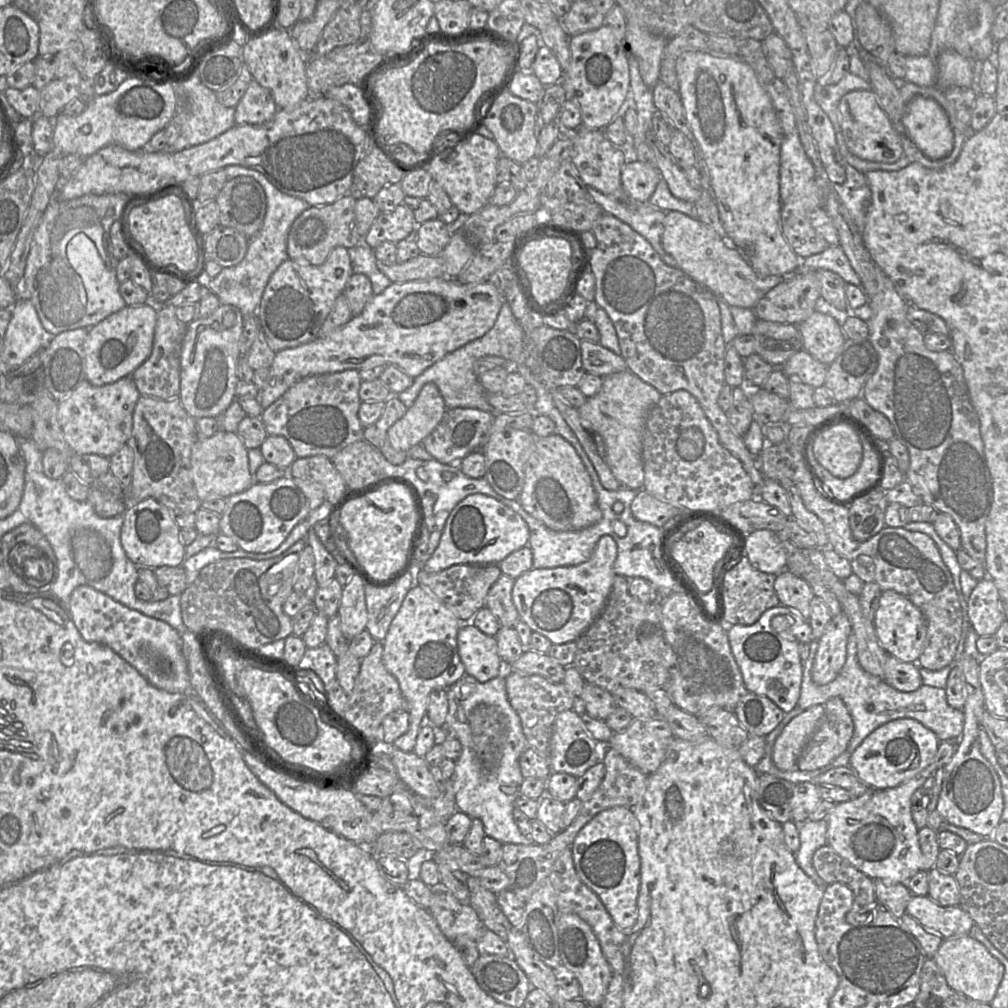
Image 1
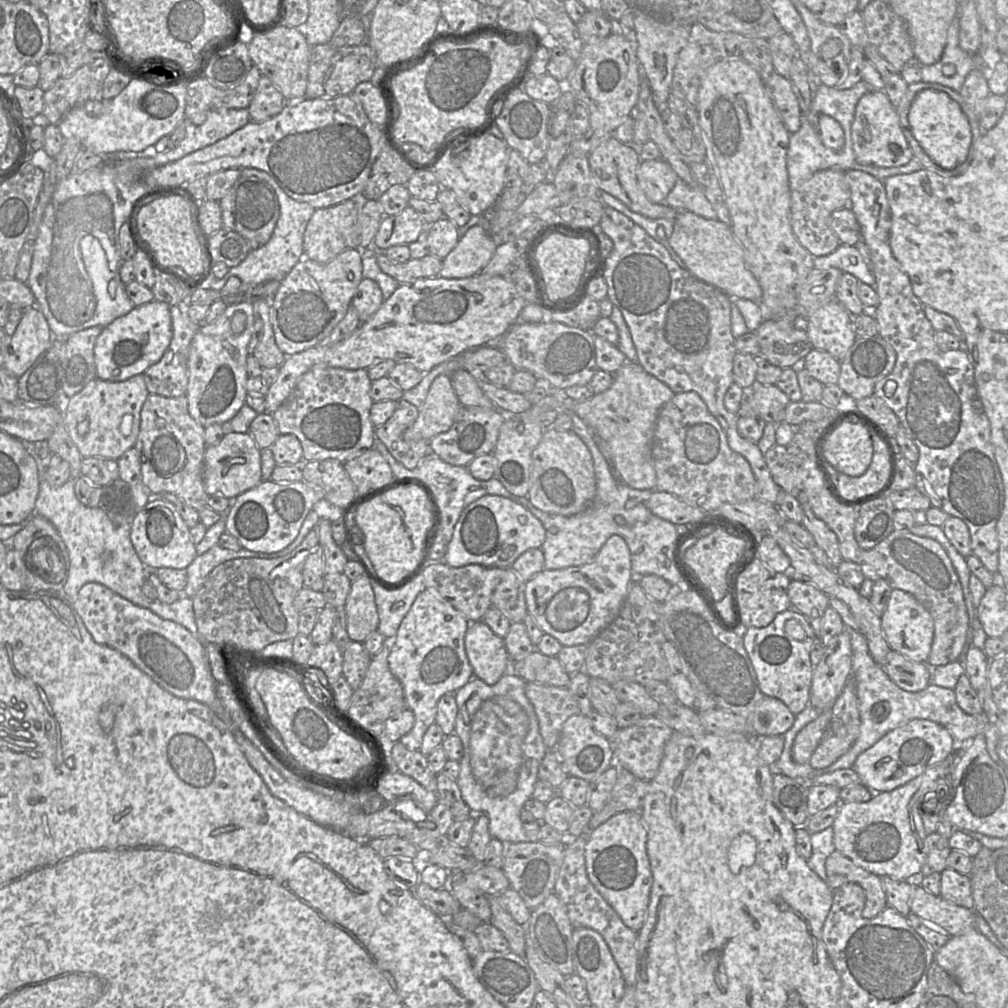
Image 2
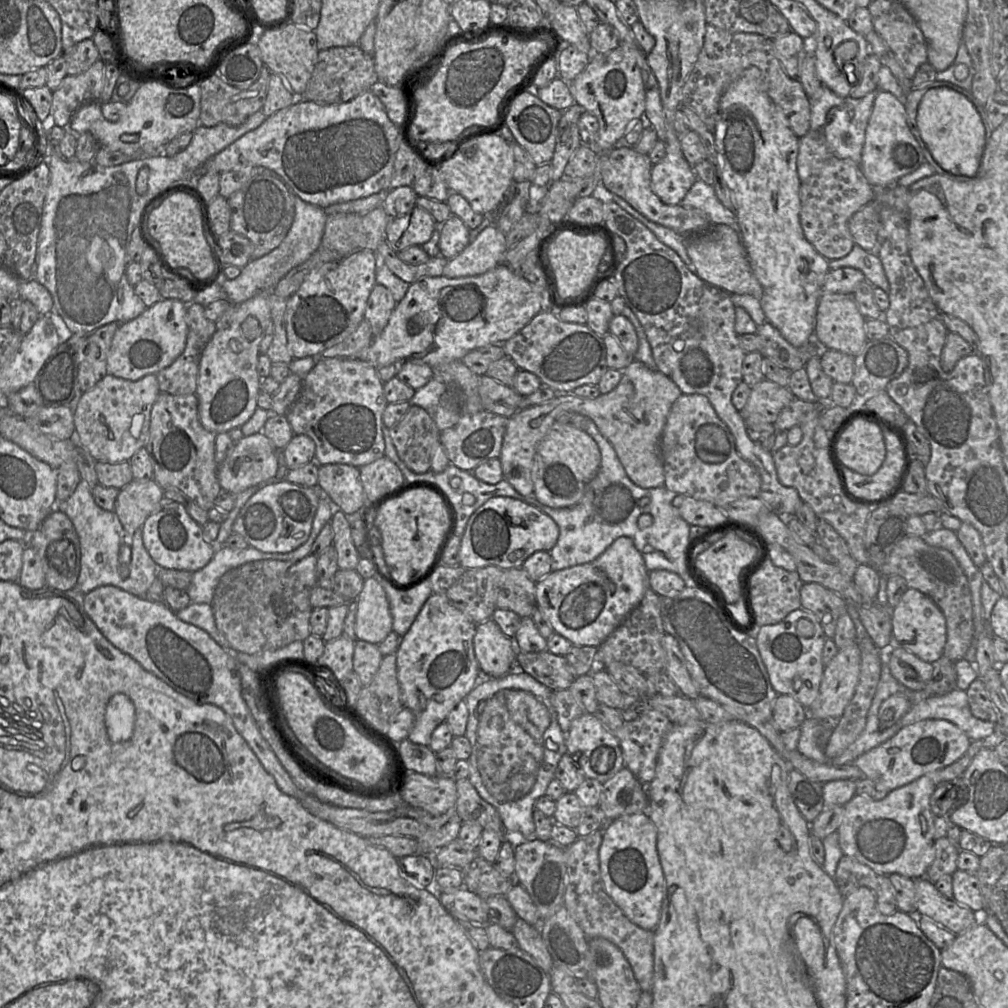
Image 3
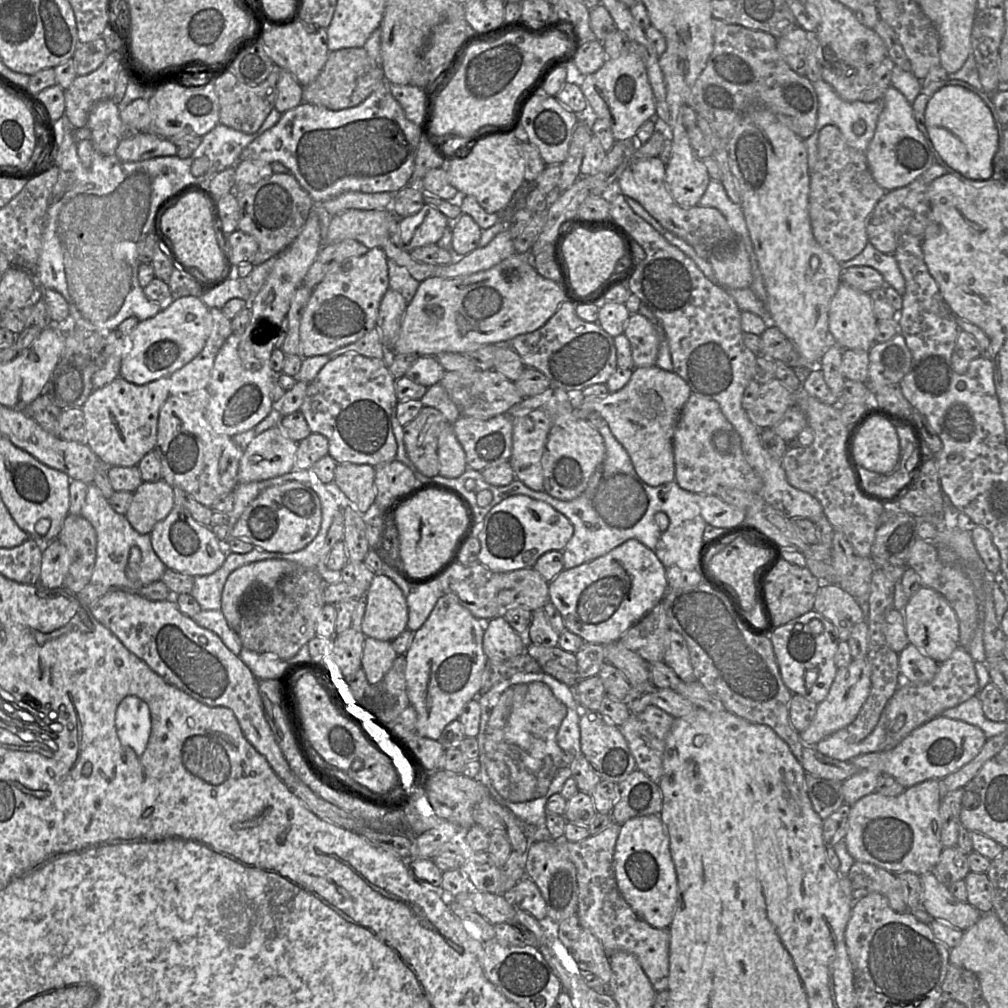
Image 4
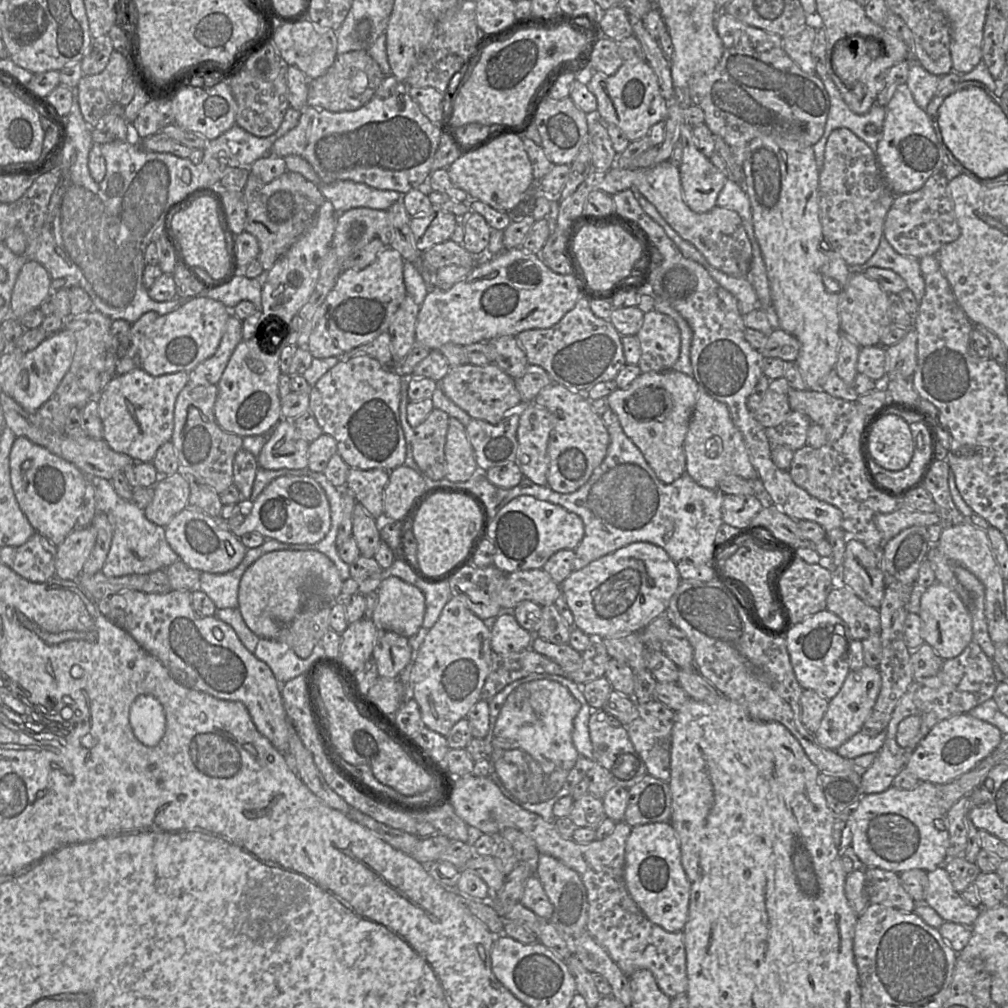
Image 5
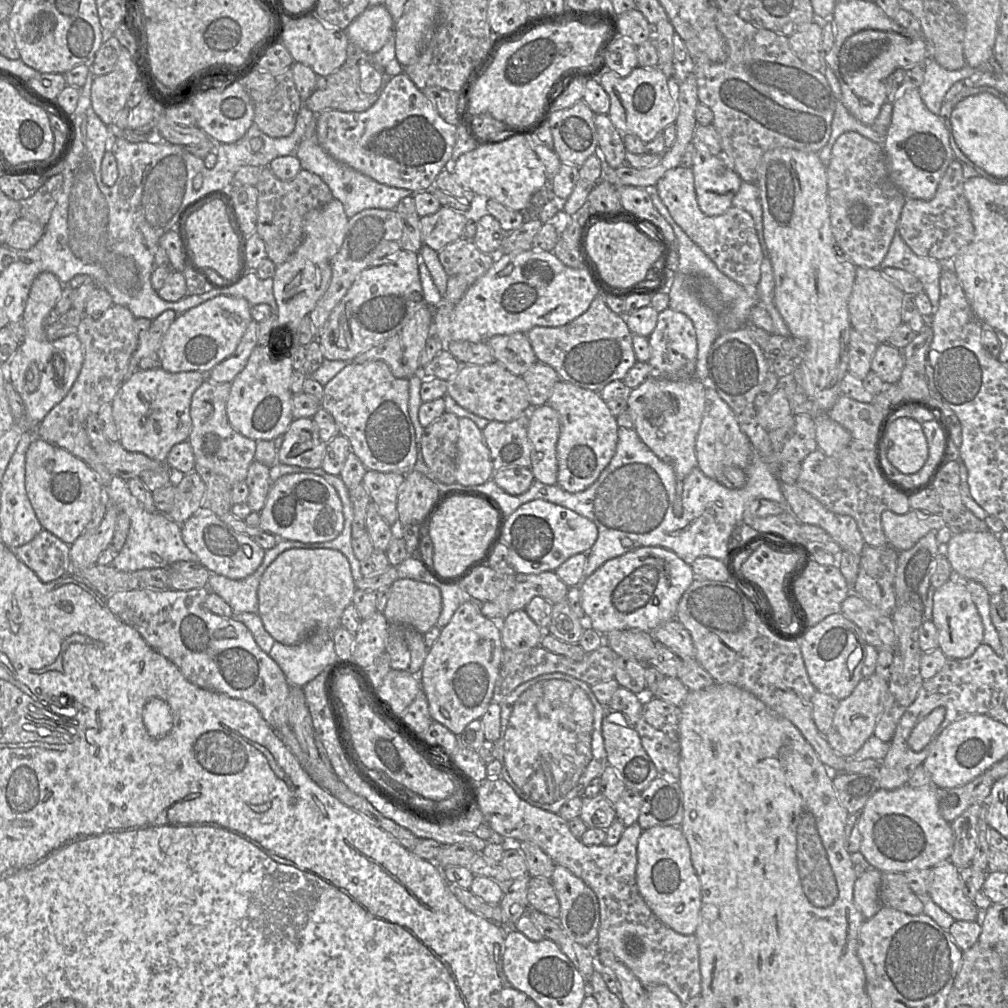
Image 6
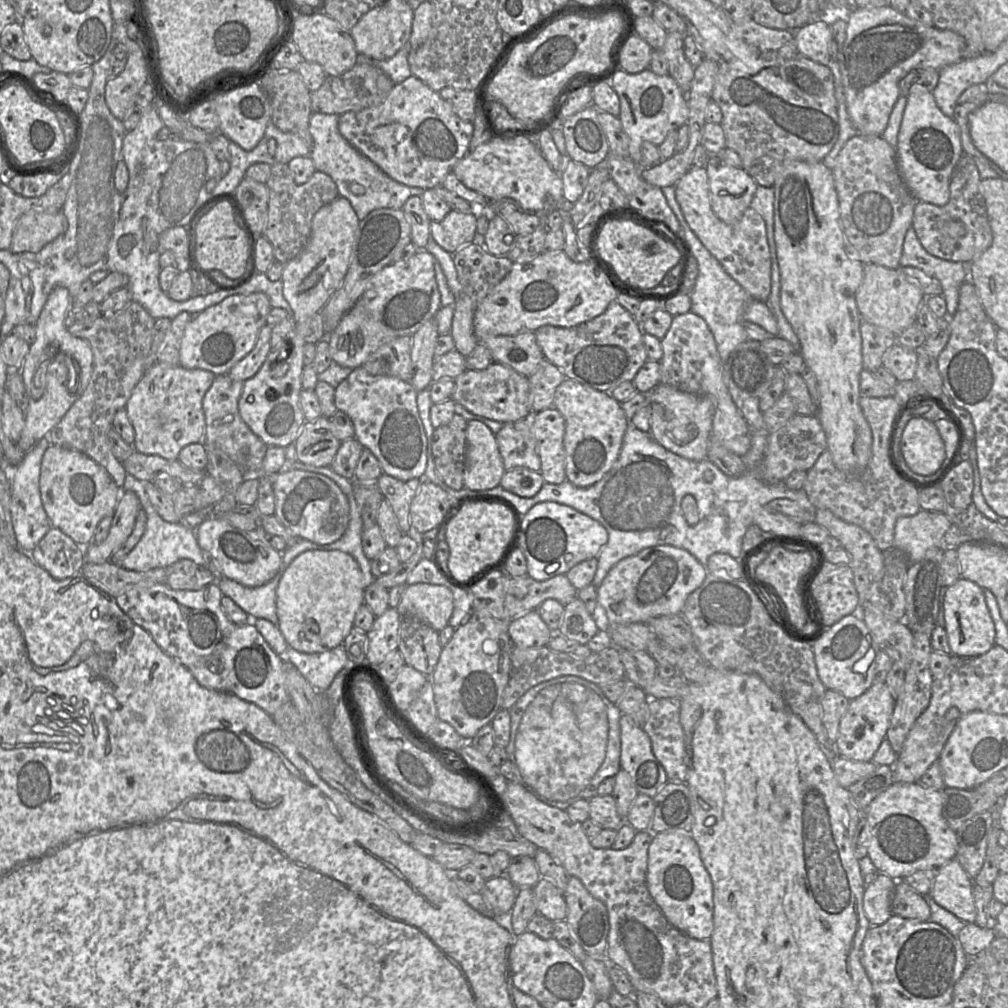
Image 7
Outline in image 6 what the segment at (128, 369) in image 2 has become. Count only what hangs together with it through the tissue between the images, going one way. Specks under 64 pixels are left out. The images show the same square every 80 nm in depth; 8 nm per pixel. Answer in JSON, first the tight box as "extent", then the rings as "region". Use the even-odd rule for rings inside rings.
{"extent":[160,295,254,373],"region":[[[221,295],[178,314],[162,338],[160,368],[168,372],[208,373],[236,351],[248,326],[254,321],[250,308],[251,304],[244,298]]]}

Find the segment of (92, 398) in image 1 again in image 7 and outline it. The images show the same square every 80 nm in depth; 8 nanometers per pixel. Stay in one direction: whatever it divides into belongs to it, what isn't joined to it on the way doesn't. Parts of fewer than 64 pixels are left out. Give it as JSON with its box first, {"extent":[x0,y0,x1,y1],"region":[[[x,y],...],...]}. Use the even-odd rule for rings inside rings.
{"extent":[124,364,215,460],"region":[[[180,364],[152,365],[134,387],[124,408],[135,431],[134,449],[143,454],[177,460],[183,447],[202,443],[206,428],[202,402],[215,378],[213,372],[185,368]]]}

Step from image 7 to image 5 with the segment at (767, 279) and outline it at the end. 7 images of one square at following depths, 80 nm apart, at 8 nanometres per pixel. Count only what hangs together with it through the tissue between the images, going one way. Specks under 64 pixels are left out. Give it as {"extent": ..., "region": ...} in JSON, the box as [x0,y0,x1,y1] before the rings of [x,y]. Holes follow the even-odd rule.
{"extent":[633,161,752,278],"region":[[[669,161],[638,169],[646,170],[633,189],[655,206],[671,228],[691,243],[711,266],[727,275],[746,278],[752,260],[752,246],[740,216],[733,210],[718,206],[704,213],[691,210],[683,200],[679,168]]]}

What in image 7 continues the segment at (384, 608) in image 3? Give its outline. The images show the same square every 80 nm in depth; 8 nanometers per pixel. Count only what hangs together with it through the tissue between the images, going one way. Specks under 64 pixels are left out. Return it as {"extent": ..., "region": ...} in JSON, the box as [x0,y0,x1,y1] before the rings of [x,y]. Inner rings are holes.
{"extent":[396,584,453,631],"region":[[[407,584],[396,609],[403,617],[414,617],[440,631],[448,626],[452,615],[453,595],[446,586]]]}

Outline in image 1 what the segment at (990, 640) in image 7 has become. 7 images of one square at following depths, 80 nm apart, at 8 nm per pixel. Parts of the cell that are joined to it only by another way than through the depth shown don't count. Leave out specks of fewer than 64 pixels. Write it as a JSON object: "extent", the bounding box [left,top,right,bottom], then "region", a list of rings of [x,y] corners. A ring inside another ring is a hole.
{"extent":[872,590,927,663],"region":[[[893,590],[884,591],[872,622],[880,644],[890,656],[917,663],[925,645],[927,623],[922,612],[909,599]]]}

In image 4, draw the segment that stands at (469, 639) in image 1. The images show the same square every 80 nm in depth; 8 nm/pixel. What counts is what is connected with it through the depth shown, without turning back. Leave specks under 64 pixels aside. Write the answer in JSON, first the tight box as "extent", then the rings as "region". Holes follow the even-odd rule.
{"extent":[482,617,525,661],"region":[[[503,617],[488,620],[482,642],[487,660],[502,661],[525,652],[522,636]]]}

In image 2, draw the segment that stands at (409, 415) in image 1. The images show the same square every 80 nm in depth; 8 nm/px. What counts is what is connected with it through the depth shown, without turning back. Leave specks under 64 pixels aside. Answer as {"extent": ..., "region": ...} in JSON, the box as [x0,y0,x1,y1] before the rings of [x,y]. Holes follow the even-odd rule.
{"extent":[403,376,461,441],"region":[[[439,376],[429,392],[416,421],[403,433],[406,441],[431,440],[452,426],[461,405],[452,386],[451,377]]]}

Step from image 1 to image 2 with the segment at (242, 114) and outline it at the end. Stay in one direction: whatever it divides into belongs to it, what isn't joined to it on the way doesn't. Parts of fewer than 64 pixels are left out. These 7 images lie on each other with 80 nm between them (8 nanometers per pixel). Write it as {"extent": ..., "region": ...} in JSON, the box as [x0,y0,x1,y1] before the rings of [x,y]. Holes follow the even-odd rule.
{"extent":[247,76,287,121],"region":[[[262,76],[255,95],[247,108],[250,121],[265,121],[279,114],[286,105],[287,101],[282,93],[269,78]]]}

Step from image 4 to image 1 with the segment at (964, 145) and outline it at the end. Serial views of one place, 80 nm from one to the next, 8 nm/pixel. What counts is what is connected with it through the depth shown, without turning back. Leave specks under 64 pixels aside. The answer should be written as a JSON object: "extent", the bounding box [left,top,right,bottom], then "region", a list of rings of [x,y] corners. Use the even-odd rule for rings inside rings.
{"extent":[902,96,954,159],"region":[[[916,96],[907,105],[902,124],[913,143],[928,158],[943,159],[954,147],[948,116],[931,98]]]}

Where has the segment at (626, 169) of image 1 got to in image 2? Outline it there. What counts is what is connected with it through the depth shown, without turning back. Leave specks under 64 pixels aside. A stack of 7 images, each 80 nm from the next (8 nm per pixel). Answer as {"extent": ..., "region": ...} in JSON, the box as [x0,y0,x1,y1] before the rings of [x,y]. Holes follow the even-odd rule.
{"extent":[637,159,679,204],"region":[[[658,159],[640,163],[637,169],[637,181],[651,202],[661,204],[679,181],[679,177],[669,163]]]}

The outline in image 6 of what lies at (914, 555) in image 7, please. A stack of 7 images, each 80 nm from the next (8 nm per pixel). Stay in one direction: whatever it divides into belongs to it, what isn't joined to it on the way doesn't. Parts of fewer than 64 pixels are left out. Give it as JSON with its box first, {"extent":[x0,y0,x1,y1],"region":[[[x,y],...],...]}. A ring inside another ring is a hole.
{"extent":[881,509,946,552],"region":[[[913,509],[905,514],[884,511],[881,515],[881,524],[888,546],[899,552],[909,550],[928,533],[946,526],[941,514]]]}

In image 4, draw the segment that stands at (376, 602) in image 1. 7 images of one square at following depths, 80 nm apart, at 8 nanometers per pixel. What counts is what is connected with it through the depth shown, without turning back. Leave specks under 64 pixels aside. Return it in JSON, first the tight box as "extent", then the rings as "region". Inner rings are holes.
{"extent":[383,563,443,631],"region":[[[397,563],[383,568],[383,574],[393,580],[402,590],[408,608],[407,630],[417,631],[427,620],[437,600],[443,595],[439,582],[434,580],[416,585],[402,572]]]}

